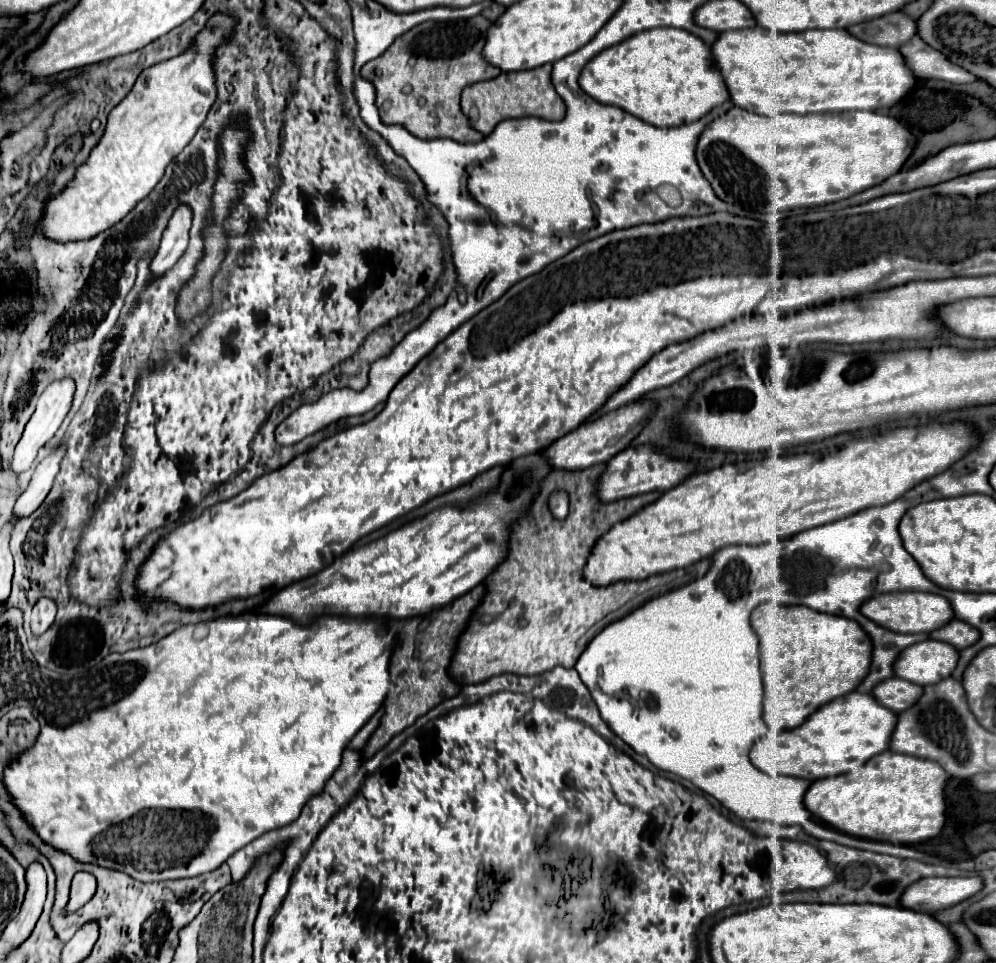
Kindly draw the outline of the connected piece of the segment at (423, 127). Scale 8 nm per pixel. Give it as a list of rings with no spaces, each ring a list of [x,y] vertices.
[[[482,14],[468,20],[424,22],[396,38],[382,56],[370,60],[362,68],[362,76],[376,86],[376,104],[382,122],[402,124],[418,138],[452,138],[458,142],[482,140],[484,134],[472,128],[460,108],[460,92],[468,84],[500,74],[500,68],[492,66],[482,56],[490,26],[492,22]]]

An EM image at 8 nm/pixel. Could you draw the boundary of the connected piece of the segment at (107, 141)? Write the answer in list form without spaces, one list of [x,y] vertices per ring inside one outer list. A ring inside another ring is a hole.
[[[216,12],[212,16],[212,28],[204,28],[188,52],[140,72],[132,92],[108,114],[102,140],[76,170],[76,178],[60,196],[48,202],[42,220],[48,238],[58,242],[92,238],[122,220],[152,192],[170,160],[194,138],[216,100],[212,52],[224,40],[228,28],[232,28],[232,16]]]

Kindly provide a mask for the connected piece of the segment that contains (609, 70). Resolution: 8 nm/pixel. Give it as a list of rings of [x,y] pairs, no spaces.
[[[652,28],[602,50],[580,74],[580,86],[594,100],[620,106],[652,126],[696,122],[728,100],[724,80],[712,64],[710,46],[680,28]]]

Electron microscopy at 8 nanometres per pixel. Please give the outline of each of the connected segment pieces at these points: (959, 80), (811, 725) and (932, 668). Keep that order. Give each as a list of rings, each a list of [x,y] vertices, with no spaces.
[[[914,36],[904,46],[900,46],[900,52],[906,60],[906,64],[912,68],[912,72],[920,80],[946,80],[952,84],[968,84],[978,80],[970,72],[964,72],[964,68],[952,64],[942,52],[936,52],[932,46],[924,44],[920,36]]]
[[[850,692],[818,708],[818,712],[808,718],[808,724],[758,740],[750,750],[750,760],[768,776],[794,776],[814,782],[852,772],[856,766],[886,752],[894,728],[896,714],[892,710],[878,704],[872,694]]]
[[[924,640],[906,648],[894,662],[894,674],[918,686],[938,684],[958,666],[958,650],[940,640]]]

